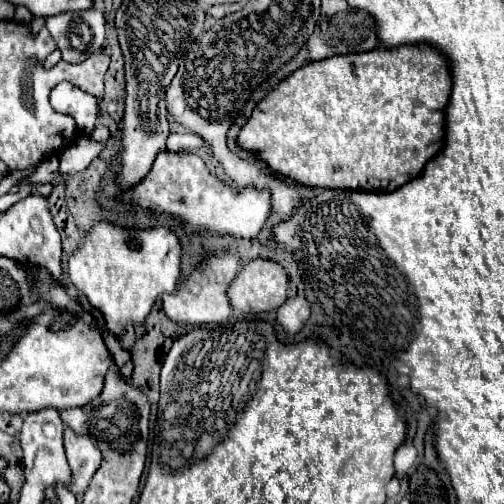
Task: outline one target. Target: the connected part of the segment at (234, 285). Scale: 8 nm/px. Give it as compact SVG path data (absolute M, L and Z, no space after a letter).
M253 258L231 282L231 306L243 314L275 310L287 298L287 282L283 266L267 258Z

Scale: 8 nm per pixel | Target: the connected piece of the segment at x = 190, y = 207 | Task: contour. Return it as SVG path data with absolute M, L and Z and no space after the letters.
M159 152L147 178L143 178L127 198L133 206L143 210L151 210L155 214L175 214L185 222L185 230L189 234L209 228L217 234L241 236L245 240L257 238L271 212L271 192L267 188L259 190L255 186L245 186L239 190L237 186L225 184L213 176L207 164L193 152Z

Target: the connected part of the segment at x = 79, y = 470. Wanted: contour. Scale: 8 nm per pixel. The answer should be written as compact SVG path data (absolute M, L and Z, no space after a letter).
M65 428L65 444L67 444L67 460L73 472L69 492L73 492L75 496L83 496L93 474L101 464L101 450L95 446L91 436L75 434L71 428Z

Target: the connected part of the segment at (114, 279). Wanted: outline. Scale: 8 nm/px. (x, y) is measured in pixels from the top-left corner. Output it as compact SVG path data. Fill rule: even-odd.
M95 222L87 230L87 234L79 240L77 250L69 256L69 280L77 290L81 290L87 296L89 304L103 314L107 328L115 334L121 334L129 322L133 326L141 326L153 302L159 296L175 292L175 284L181 276L179 260L181 260L181 244L169 226L129 230L113 222Z

